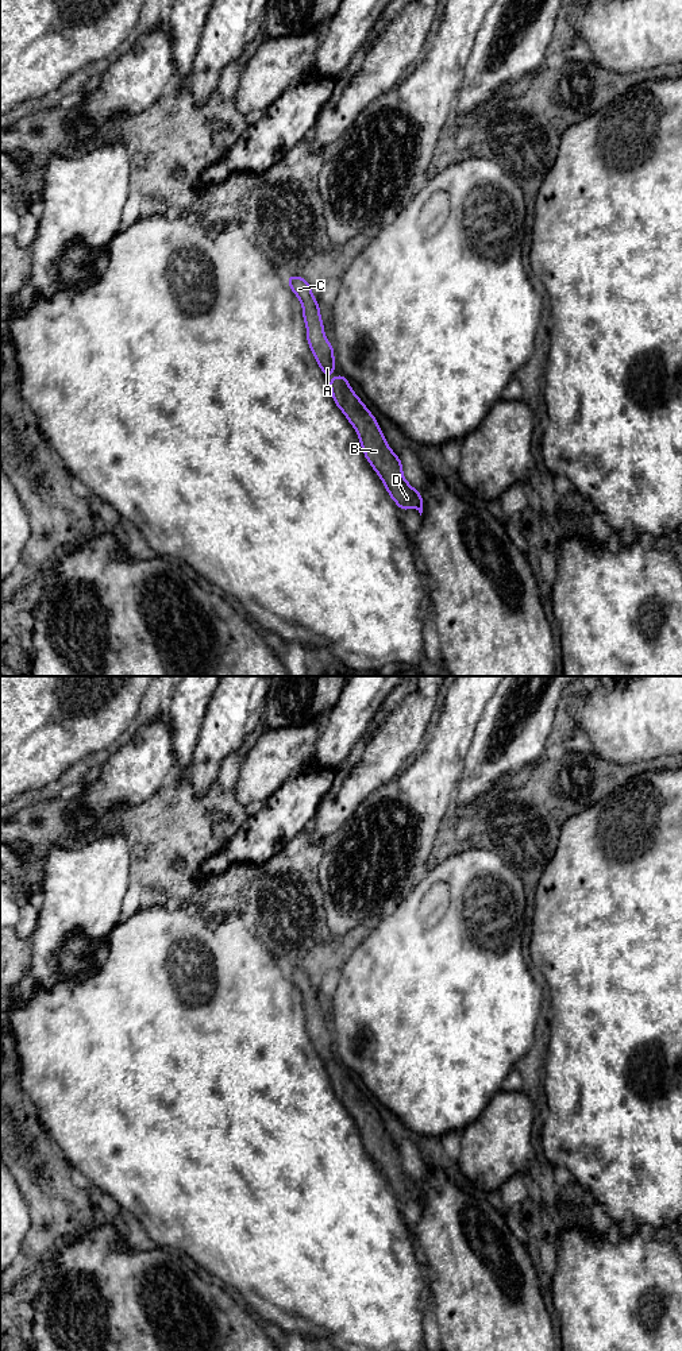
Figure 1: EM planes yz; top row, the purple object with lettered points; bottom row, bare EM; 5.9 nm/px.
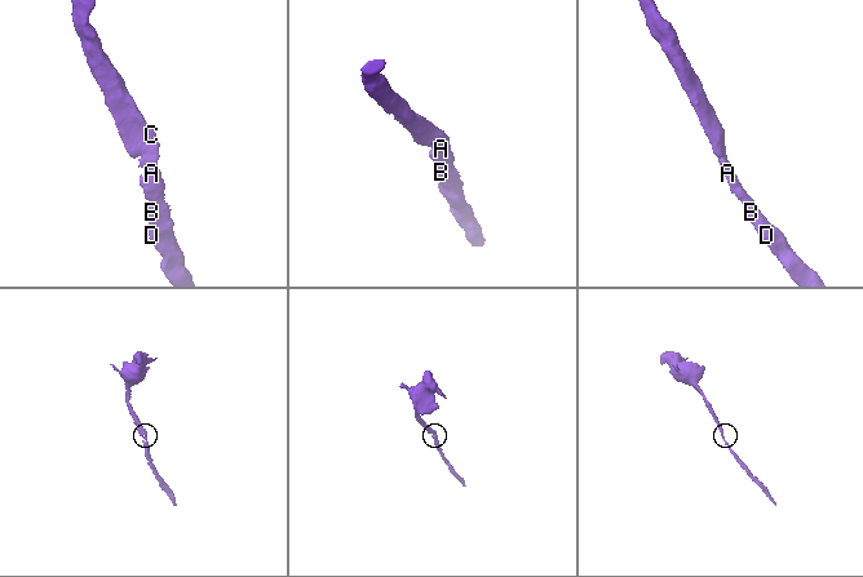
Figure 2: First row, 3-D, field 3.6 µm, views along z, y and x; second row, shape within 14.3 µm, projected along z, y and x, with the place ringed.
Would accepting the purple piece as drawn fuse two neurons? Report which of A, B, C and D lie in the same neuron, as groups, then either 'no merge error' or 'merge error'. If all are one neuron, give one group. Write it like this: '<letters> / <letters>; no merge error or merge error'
A B C D; no merge error

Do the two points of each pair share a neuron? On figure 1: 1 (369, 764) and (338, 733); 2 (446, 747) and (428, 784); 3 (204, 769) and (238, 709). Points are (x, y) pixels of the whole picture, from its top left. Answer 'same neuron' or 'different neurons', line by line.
1: different neurons
2: same neuron
3: same neuron

